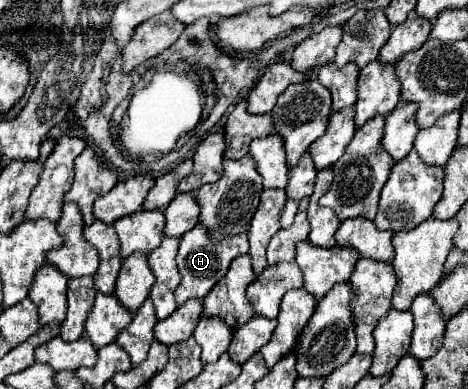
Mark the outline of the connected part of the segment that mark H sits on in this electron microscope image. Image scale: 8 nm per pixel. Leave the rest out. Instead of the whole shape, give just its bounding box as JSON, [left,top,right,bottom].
[175,224,249,306]

